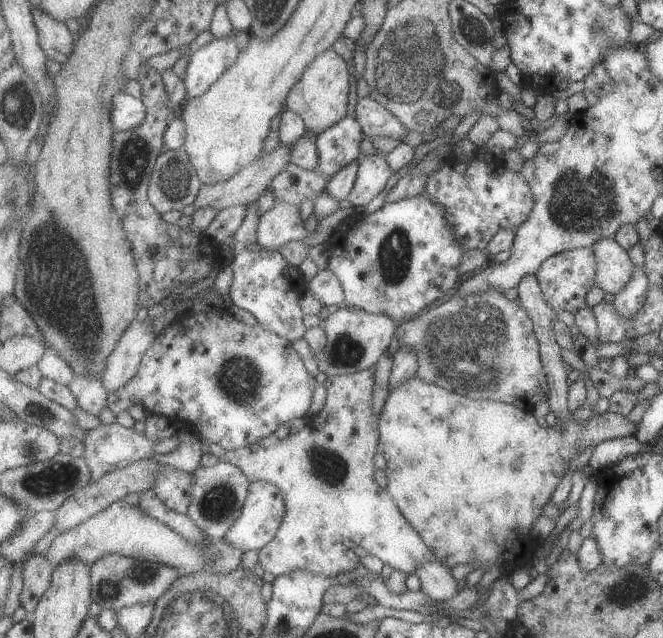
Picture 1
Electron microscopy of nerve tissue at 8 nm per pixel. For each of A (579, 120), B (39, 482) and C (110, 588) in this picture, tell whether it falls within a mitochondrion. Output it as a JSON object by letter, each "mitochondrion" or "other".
{"A":"other","B":"mitochondrion","C":"mitochondrion"}

